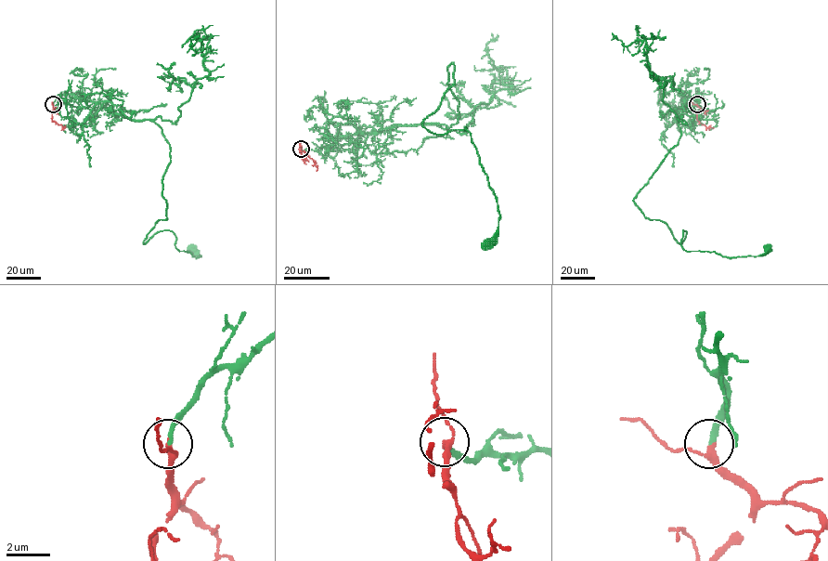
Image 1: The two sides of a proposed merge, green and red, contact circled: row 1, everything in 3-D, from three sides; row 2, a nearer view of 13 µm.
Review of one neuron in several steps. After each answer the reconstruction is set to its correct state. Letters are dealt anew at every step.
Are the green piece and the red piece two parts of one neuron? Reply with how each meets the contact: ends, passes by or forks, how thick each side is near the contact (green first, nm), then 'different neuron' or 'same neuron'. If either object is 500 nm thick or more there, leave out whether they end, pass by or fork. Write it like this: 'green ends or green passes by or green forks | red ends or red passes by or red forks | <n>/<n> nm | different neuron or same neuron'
green ends | red passes by | 220/220 nm | same neuron

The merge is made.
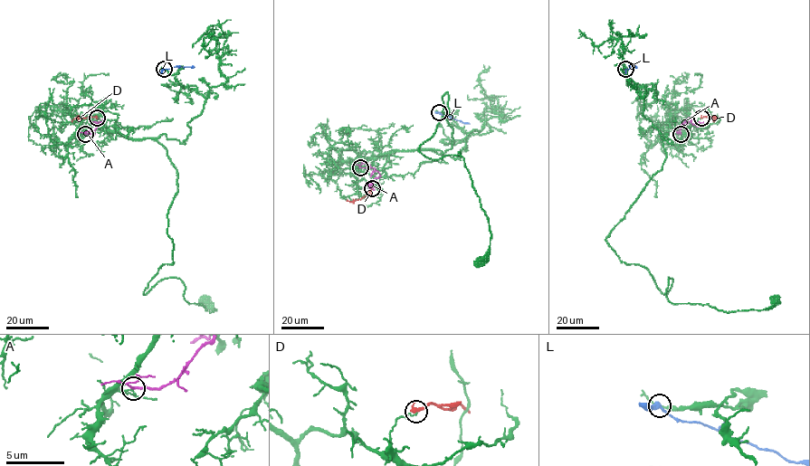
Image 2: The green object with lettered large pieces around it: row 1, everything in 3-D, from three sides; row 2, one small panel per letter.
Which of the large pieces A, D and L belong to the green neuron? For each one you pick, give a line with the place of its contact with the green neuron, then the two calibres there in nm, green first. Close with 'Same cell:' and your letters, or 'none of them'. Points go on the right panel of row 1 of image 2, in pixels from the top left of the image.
Same cell: none of them

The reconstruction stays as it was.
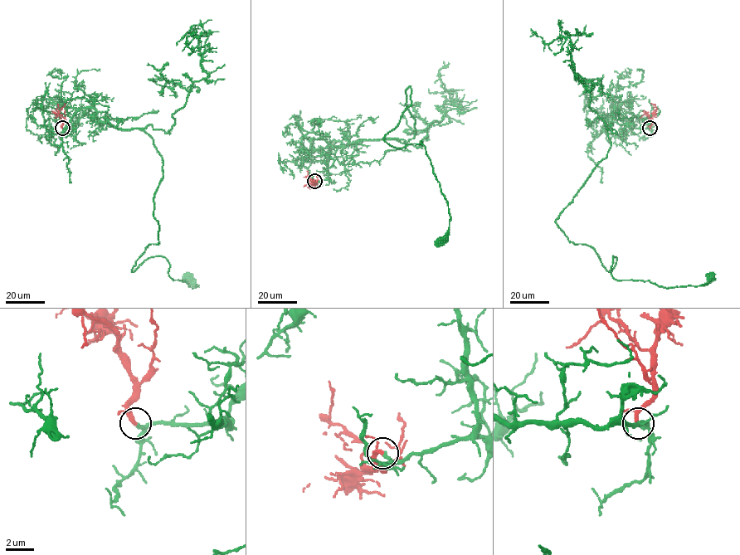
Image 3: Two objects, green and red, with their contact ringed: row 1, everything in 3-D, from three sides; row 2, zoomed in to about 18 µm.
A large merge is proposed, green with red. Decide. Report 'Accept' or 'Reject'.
Accept

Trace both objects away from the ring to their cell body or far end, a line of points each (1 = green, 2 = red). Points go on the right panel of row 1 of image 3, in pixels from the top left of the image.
1: (649, 128), (626, 126), (615, 108), (607, 155), (555, 221), (607, 270), (615, 257), (615, 279), (710, 277)
2: (649, 128), (654, 113), (654, 105), (650, 104)

